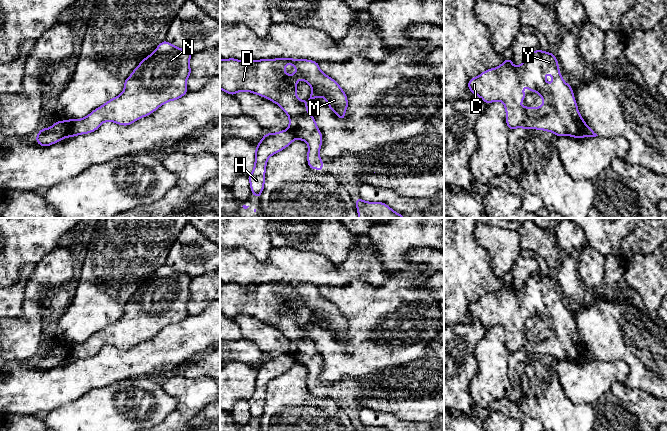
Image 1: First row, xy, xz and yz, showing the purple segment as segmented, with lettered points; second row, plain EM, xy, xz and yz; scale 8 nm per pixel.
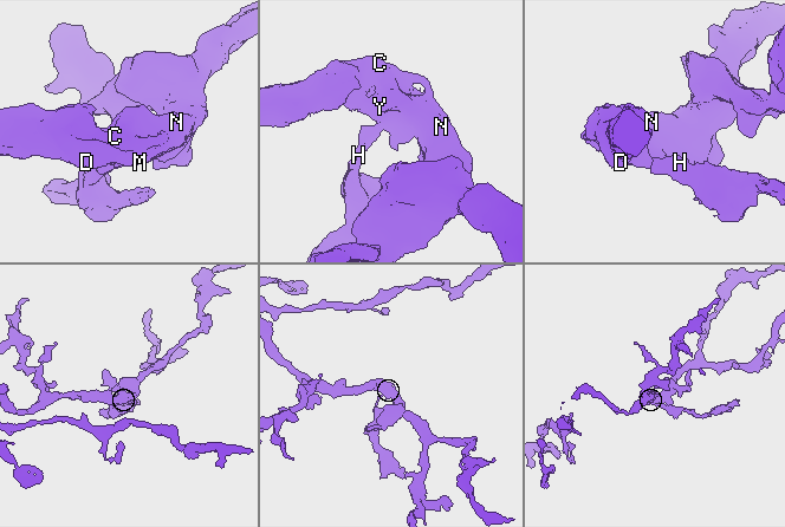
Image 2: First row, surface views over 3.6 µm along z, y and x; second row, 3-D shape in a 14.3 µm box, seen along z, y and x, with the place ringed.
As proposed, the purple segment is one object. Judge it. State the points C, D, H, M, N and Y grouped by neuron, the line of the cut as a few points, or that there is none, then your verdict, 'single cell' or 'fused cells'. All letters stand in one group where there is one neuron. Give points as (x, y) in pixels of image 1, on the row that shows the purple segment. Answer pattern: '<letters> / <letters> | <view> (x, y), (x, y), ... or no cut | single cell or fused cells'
C D M N Y / H | xy (64, 121), (67, 136) | fused cells

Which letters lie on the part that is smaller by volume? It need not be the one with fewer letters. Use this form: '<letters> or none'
H

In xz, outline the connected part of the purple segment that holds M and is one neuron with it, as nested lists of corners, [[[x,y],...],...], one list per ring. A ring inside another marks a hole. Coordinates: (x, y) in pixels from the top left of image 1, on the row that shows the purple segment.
[[[221,58],[221,59],[220,59],[220,89],[223,90],[223,91],[225,91],[225,92],[227,92],[227,93],[230,94],[230,95],[233,95],[233,96],[234,96],[237,92],[241,92],[241,91],[251,92],[251,93],[257,94],[257,95],[259,95],[259,96],[262,96],[262,97],[264,97],[264,98],[267,98],[267,99],[269,99],[270,101],[276,103],[278,106],[280,106],[280,107],[283,109],[283,111],[284,111],[284,112],[288,115],[288,117],[289,117],[289,127],[288,127],[288,131],[289,131],[296,139],[303,140],[303,141],[305,141],[305,142],[308,144],[307,161],[308,161],[308,165],[309,165],[310,169],[311,169],[312,171],[314,171],[315,168],[318,168],[318,169],[319,169],[319,173],[322,173],[322,172],[323,172],[323,160],[319,157],[319,152],[320,152],[320,148],[321,148],[321,145],[322,145],[322,133],[320,132],[320,130],[319,130],[318,127],[317,127],[315,118],[314,118],[314,117],[309,113],[309,111],[308,111],[307,102],[308,102],[310,99],[315,99],[315,98],[323,97],[323,98],[326,99],[326,104],[327,104],[327,106],[331,108],[331,110],[338,116],[339,119],[344,120],[344,119],[345,119],[345,112],[346,112],[347,107],[348,107],[348,101],[347,101],[347,95],[346,95],[346,93],[341,89],[340,85],[336,82],[336,80],[330,78],[328,75],[324,74],[324,73],[320,70],[320,68],[319,68],[319,63],[318,63],[318,62],[315,62],[315,61],[312,61],[312,60],[306,60],[306,59],[293,59],[293,58],[261,59],[261,60],[249,60],[249,61],[241,61],[241,60],[234,59],[234,58],[230,58],[230,59],[223,59],[223,58]],[[287,64],[291,64],[291,65],[293,65],[293,66],[296,68],[296,73],[295,73],[295,74],[288,75],[288,74],[285,73],[284,68],[285,68],[285,66],[286,66]],[[299,79],[301,79],[301,80],[307,82],[307,83],[312,87],[312,91],[311,91],[311,94],[310,94],[310,98],[309,98],[308,100],[299,100],[298,97],[297,97],[296,86],[297,86],[297,81],[298,81]]]

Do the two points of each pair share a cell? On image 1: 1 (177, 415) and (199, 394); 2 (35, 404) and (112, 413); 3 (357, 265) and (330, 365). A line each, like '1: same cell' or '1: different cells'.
1: same cell
2: different cells
3: different cells

